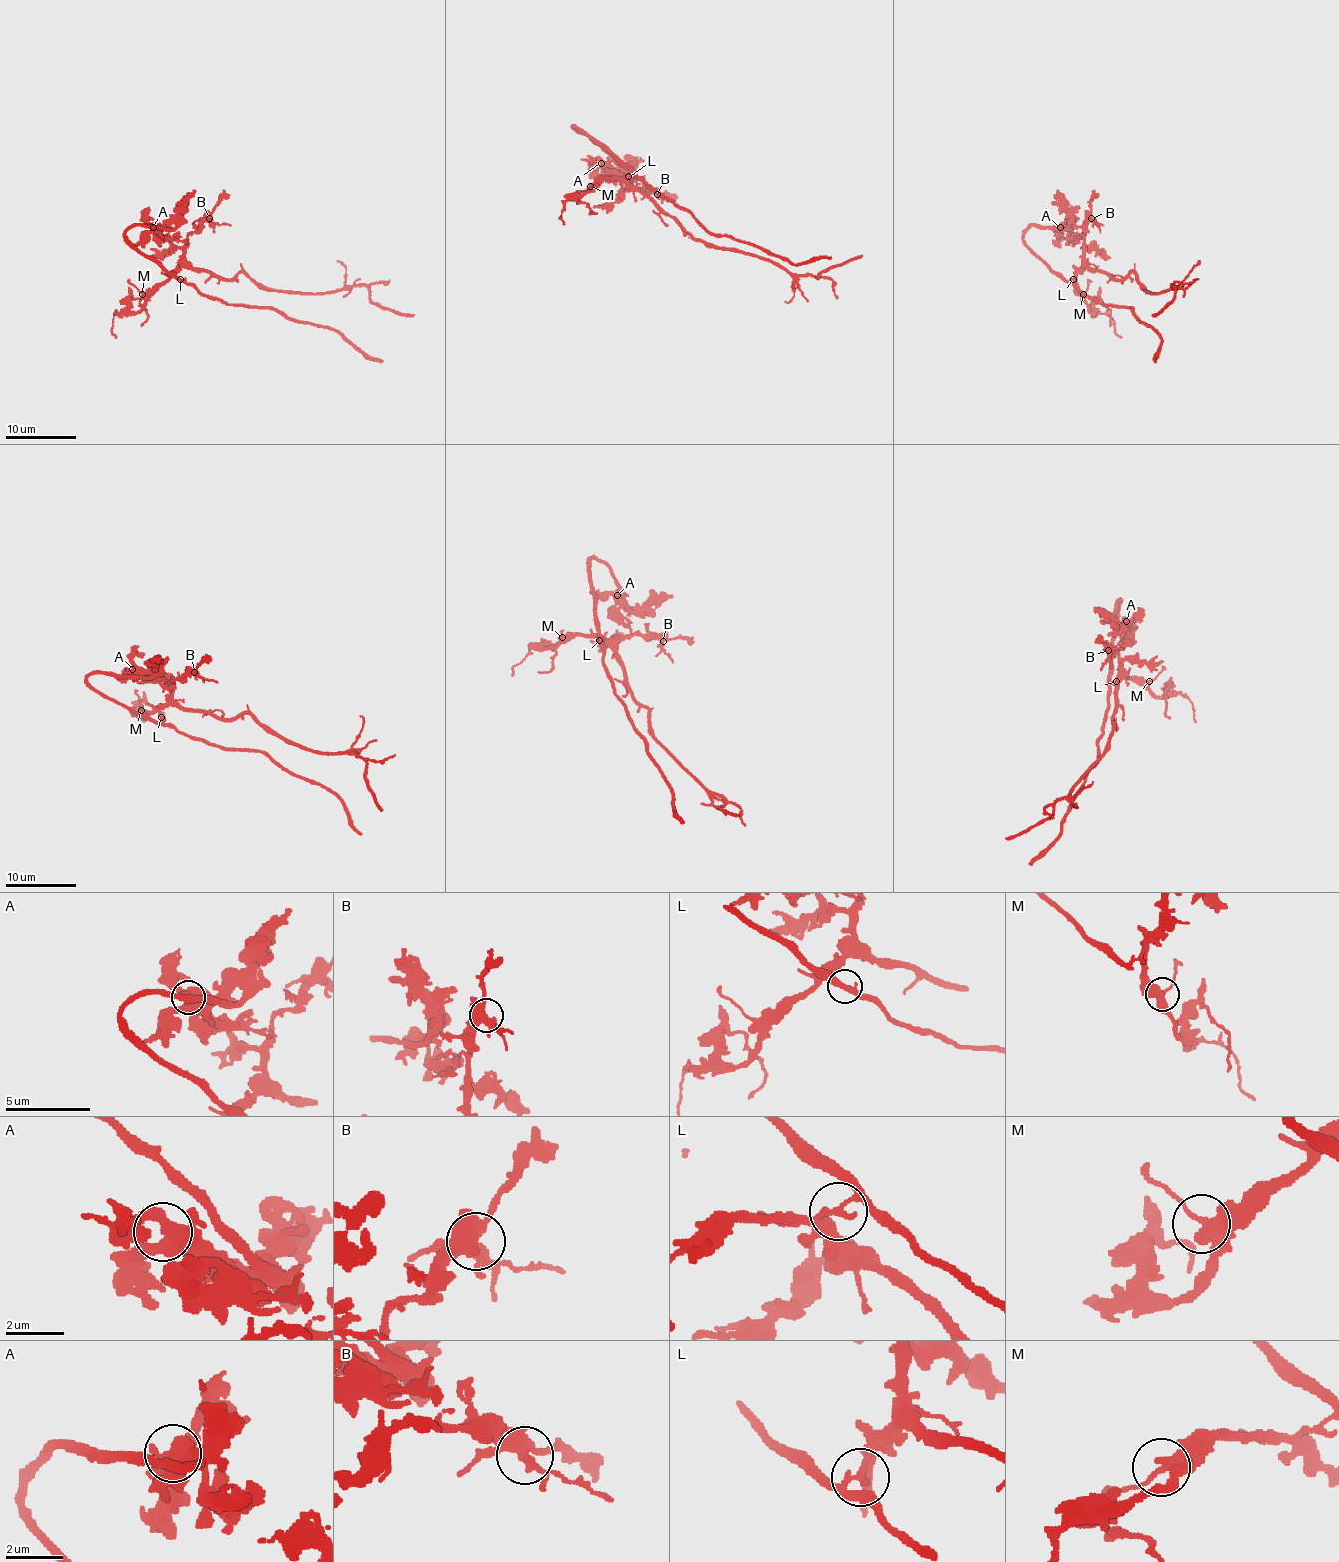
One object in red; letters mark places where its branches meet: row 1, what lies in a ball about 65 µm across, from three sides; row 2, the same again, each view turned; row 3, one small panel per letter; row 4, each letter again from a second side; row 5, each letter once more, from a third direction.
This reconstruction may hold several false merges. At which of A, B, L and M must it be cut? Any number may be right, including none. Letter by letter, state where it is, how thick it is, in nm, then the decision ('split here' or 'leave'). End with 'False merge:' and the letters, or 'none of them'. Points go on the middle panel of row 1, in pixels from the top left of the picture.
A: at (601, 163); 440 nm thick; leave
B: at (657, 194); 460 nm thick; leave
L: at (628, 176); 150 nm thick; split here
M: at (590, 186); 360 nm thick; leave
False merge: L

